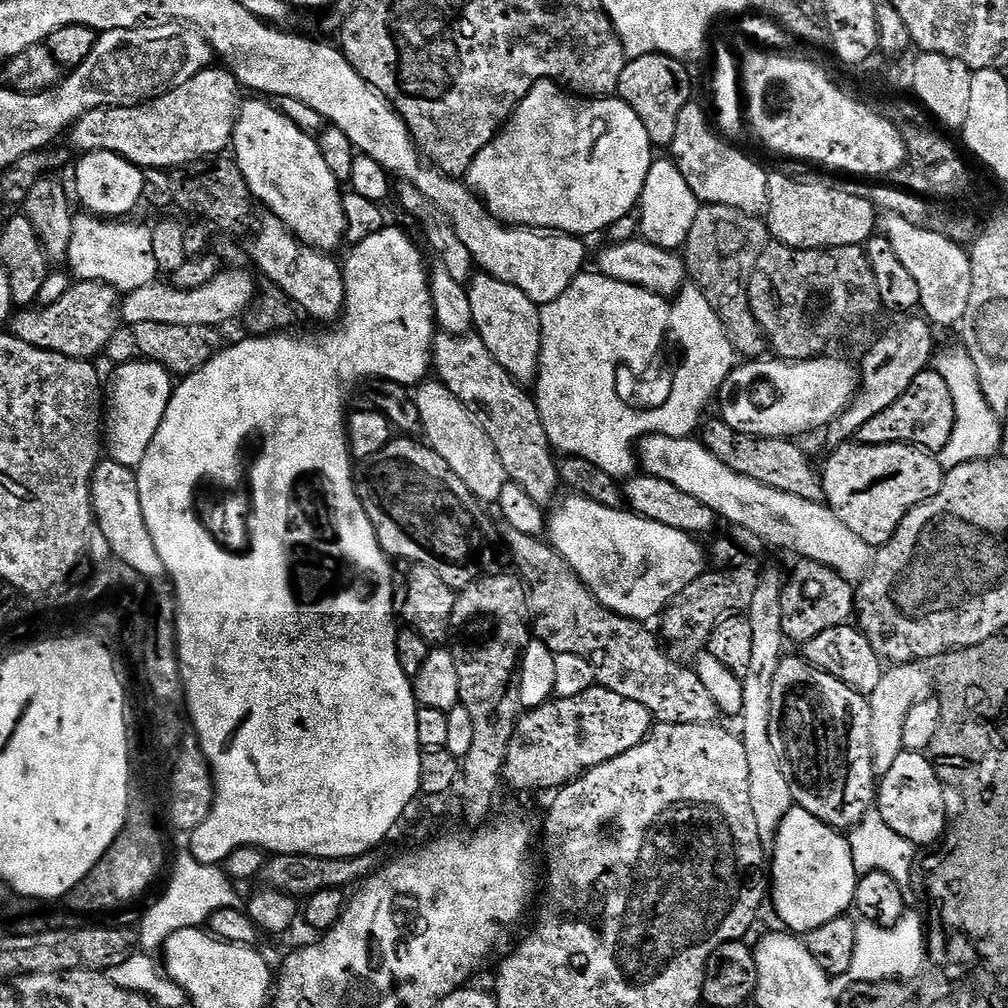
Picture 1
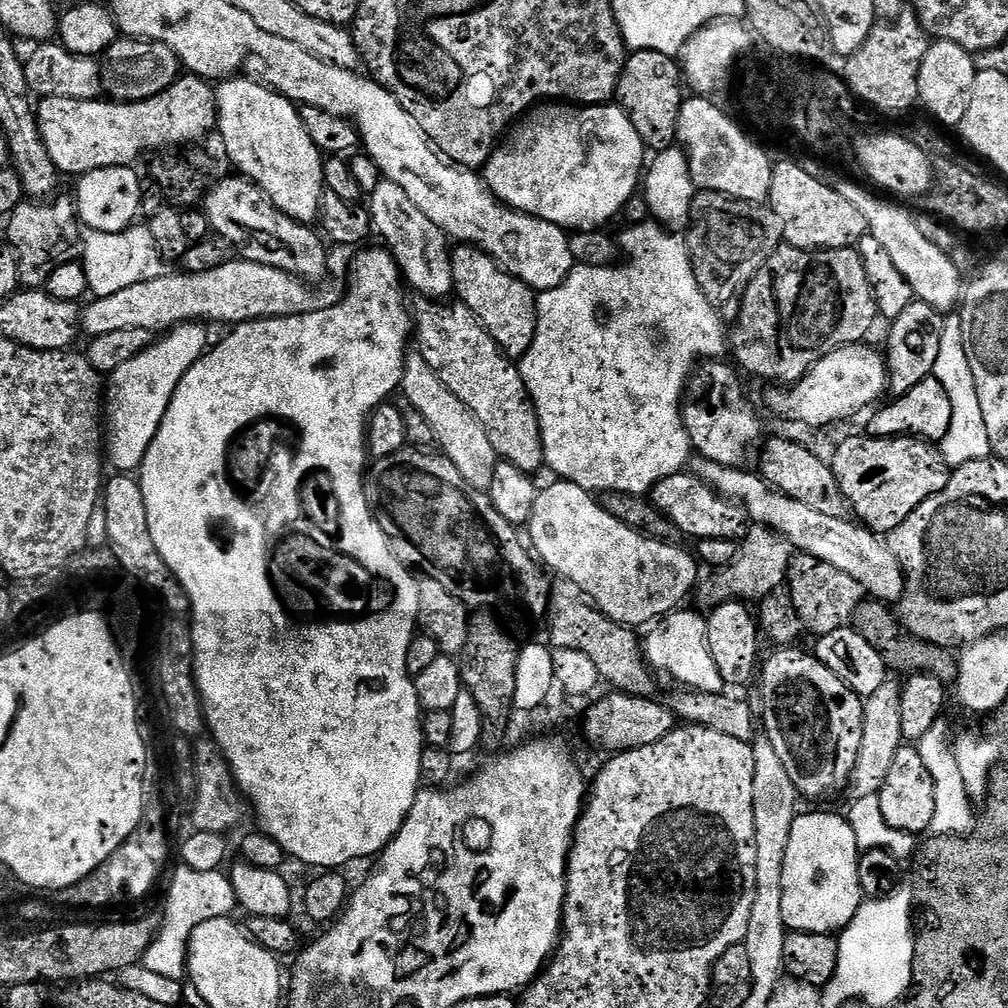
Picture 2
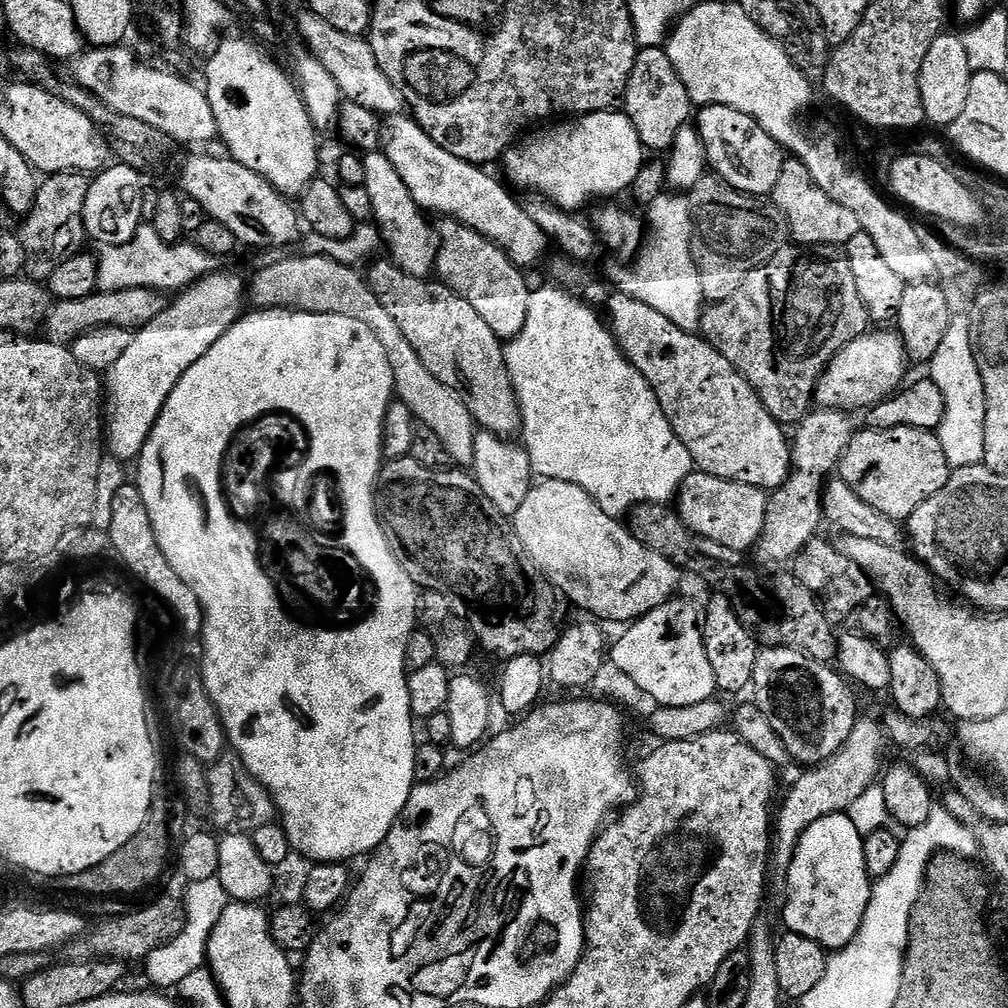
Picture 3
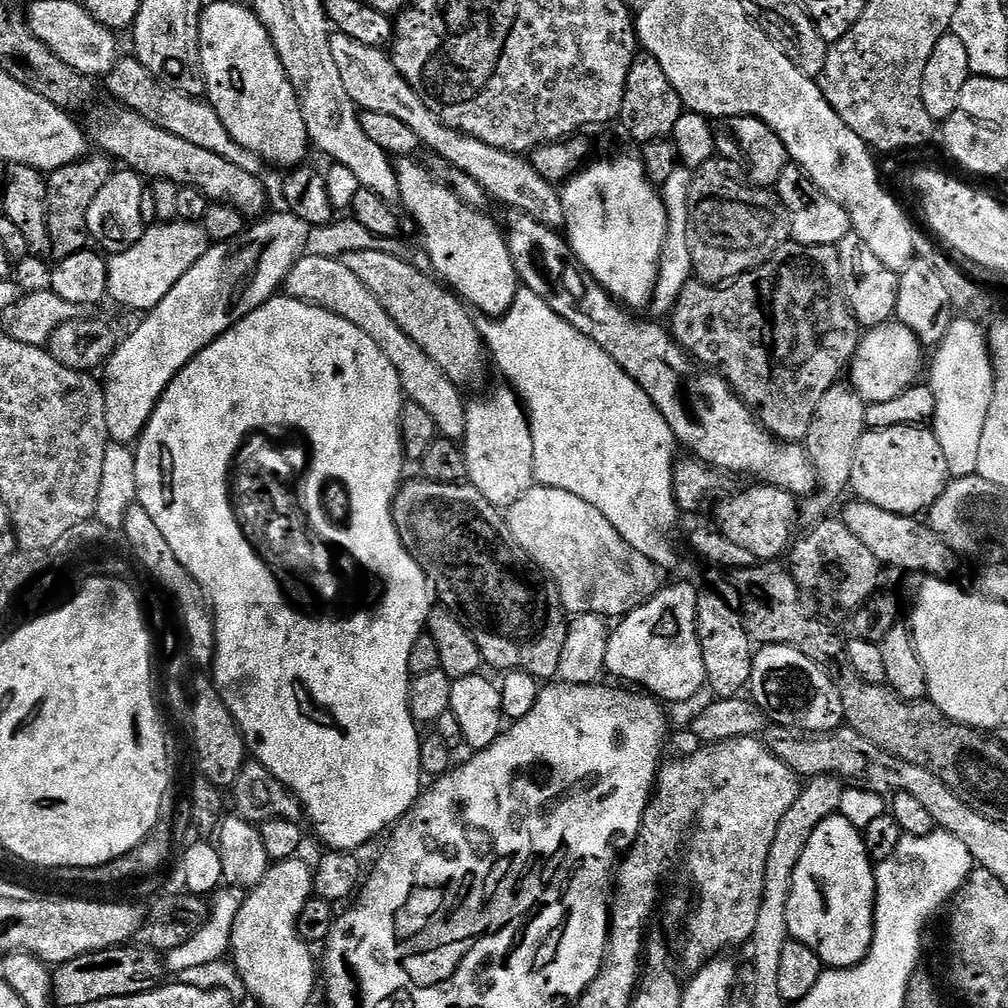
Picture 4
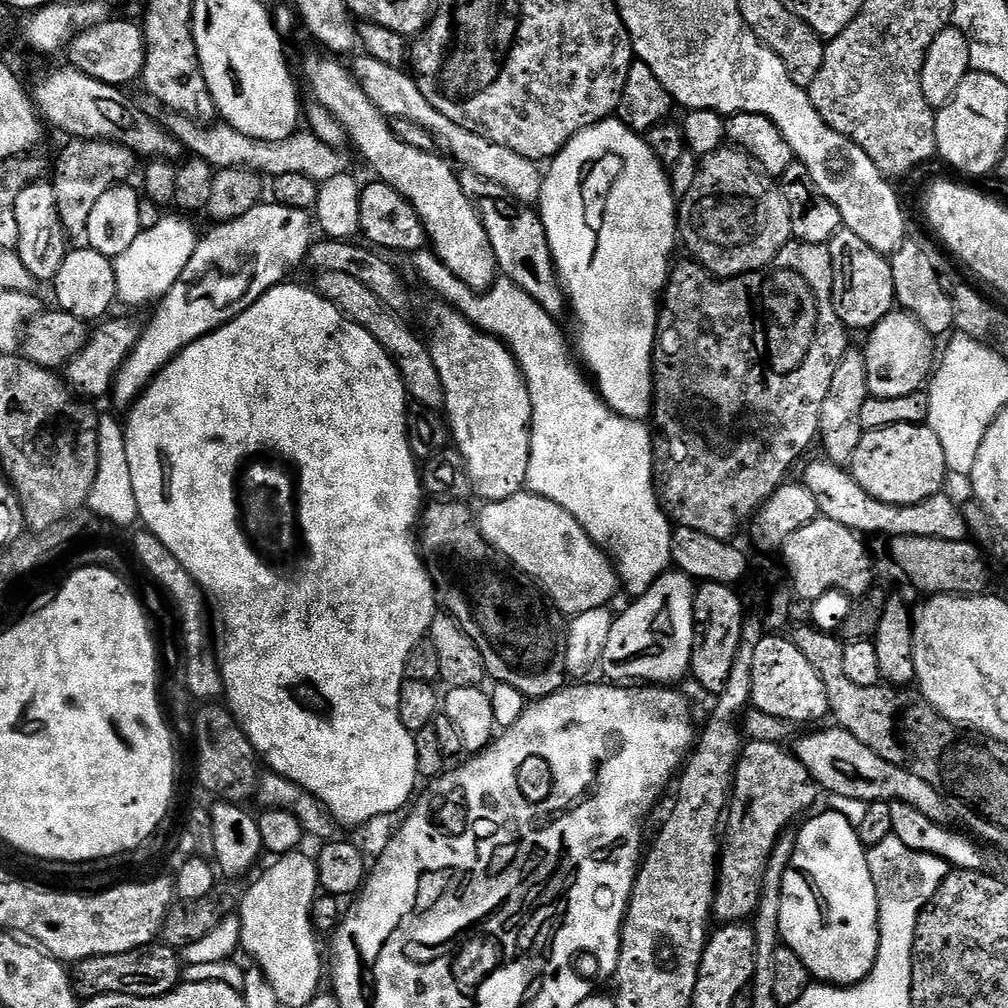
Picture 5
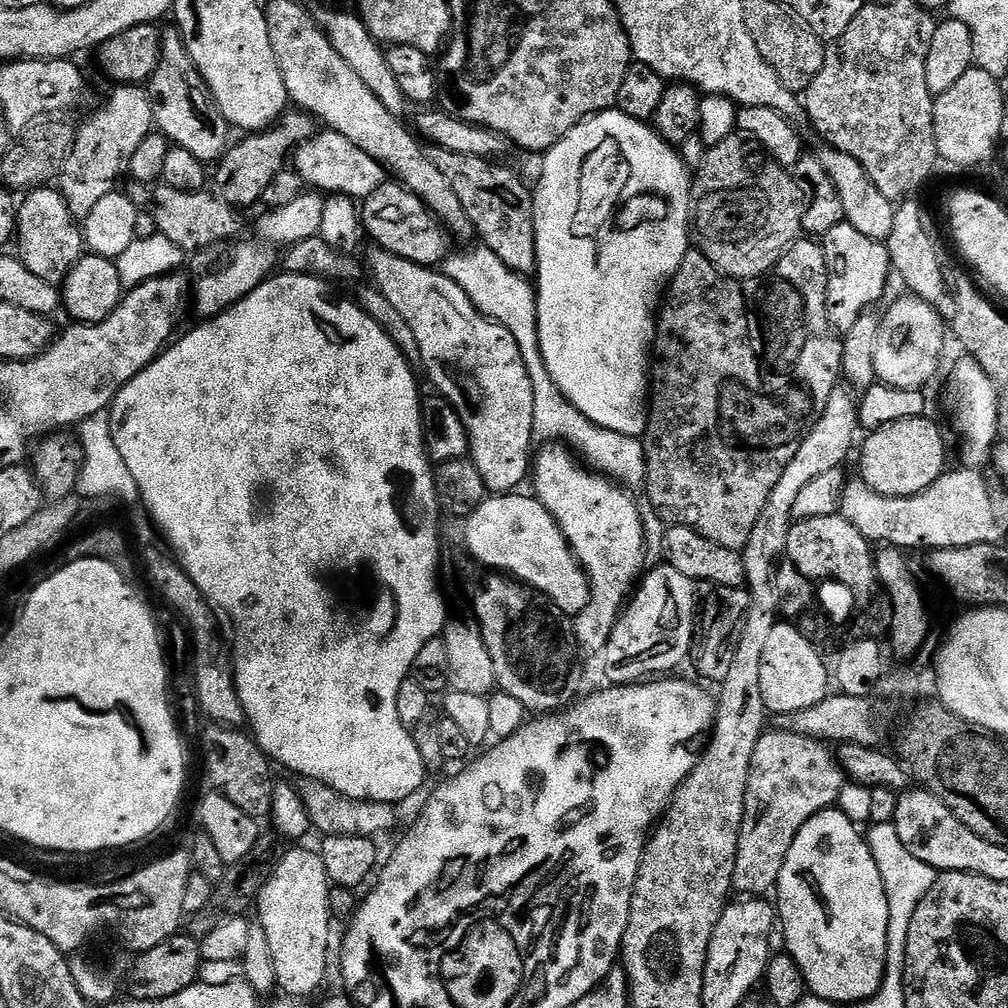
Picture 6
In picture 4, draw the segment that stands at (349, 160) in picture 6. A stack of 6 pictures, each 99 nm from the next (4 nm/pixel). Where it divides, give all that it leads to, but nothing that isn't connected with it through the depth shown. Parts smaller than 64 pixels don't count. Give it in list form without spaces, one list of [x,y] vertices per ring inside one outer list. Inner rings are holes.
[[[135,58],[124,59],[117,59],[116,65],[106,77],[108,92],[112,95],[109,97],[115,103],[123,105],[130,111],[136,111],[142,118],[148,119],[154,126],[161,127],[170,134],[184,138],[186,141],[194,143],[195,146],[210,150],[213,154],[218,154],[219,157],[234,163],[239,169],[246,170],[249,174],[258,177],[265,175],[265,160],[258,154],[246,150],[238,142],[234,142],[230,130],[226,130],[226,126],[222,126],[222,118],[218,118],[218,114],[213,110],[211,104],[161,84],[160,81],[153,78],[150,70],[146,70],[146,66],[142,66],[142,62],[138,62]]]

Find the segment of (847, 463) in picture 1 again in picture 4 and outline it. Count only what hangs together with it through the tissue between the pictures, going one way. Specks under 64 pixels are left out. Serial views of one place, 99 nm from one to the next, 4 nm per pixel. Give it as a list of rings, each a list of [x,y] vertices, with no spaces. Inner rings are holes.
[[[903,424],[893,428],[874,428],[865,431],[864,437],[858,442],[858,450],[854,450],[851,491],[859,499],[874,506],[882,506],[882,510],[890,510],[903,516],[919,517],[927,513],[932,503],[948,489],[949,483],[946,457],[942,446],[938,446],[938,438],[931,427]]]

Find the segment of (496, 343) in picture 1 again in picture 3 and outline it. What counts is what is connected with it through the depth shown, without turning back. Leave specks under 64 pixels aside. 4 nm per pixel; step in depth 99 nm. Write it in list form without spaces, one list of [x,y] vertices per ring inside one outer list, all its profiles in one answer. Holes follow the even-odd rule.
[[[444,218],[439,222],[440,249],[435,270],[439,283],[466,298],[466,302],[474,306],[475,312],[486,321],[490,330],[494,330],[501,342],[522,334],[532,297],[530,287],[524,281],[525,273],[494,242],[478,234],[478,230],[470,230],[470,226],[457,220]]]

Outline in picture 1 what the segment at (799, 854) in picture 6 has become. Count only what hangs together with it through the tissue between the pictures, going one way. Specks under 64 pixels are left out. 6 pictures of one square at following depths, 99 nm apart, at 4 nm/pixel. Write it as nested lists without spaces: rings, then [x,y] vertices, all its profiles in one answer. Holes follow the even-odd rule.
[[[793,807],[782,818],[776,831],[776,843],[770,849],[770,904],[776,907],[776,916],[783,927],[793,934],[807,934],[826,926],[834,918],[845,915],[853,907],[856,898],[858,873],[854,870],[854,858],[850,854],[847,835],[829,828],[826,822],[814,818],[806,810]]]

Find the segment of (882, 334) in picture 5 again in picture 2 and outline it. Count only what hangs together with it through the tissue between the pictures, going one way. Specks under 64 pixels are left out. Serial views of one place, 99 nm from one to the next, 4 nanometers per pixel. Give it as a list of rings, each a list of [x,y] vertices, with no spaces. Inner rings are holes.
[[[868,342],[847,344],[826,354],[826,358],[819,360],[787,390],[780,386],[769,387],[768,408],[788,420],[797,420],[812,428],[824,428],[839,420],[848,420],[867,404],[874,403],[880,395],[885,395],[887,384],[888,365],[885,357],[881,353],[879,356]]]

